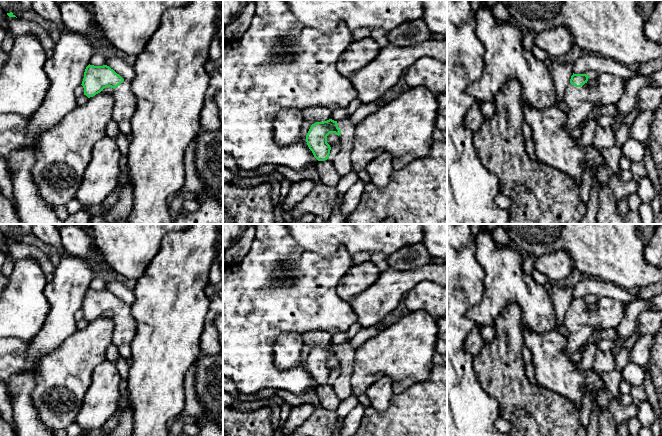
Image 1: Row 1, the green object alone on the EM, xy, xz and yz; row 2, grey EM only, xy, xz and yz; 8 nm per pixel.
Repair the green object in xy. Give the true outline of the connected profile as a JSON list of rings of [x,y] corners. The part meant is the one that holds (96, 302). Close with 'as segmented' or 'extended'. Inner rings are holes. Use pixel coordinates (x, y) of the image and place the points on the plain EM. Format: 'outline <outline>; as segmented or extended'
outline [[[88,289],[81,308],[84,319],[88,322],[100,317],[104,312],[111,311],[114,323],[113,344],[116,347],[131,345],[137,331],[137,324],[131,314],[131,306],[124,304],[107,289]]]; extended

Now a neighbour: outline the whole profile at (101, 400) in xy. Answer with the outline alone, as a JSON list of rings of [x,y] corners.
[[[106,359],[95,367],[92,373],[92,383],[74,421],[83,434],[102,428],[117,411],[121,398],[120,381],[121,376],[115,362]]]

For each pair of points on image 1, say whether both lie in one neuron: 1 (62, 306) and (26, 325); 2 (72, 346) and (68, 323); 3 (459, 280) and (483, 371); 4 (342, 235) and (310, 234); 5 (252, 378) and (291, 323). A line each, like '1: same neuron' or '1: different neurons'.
1: different neurons
2: different neurons
3: different neurons
4: same neuron
5: same neuron

